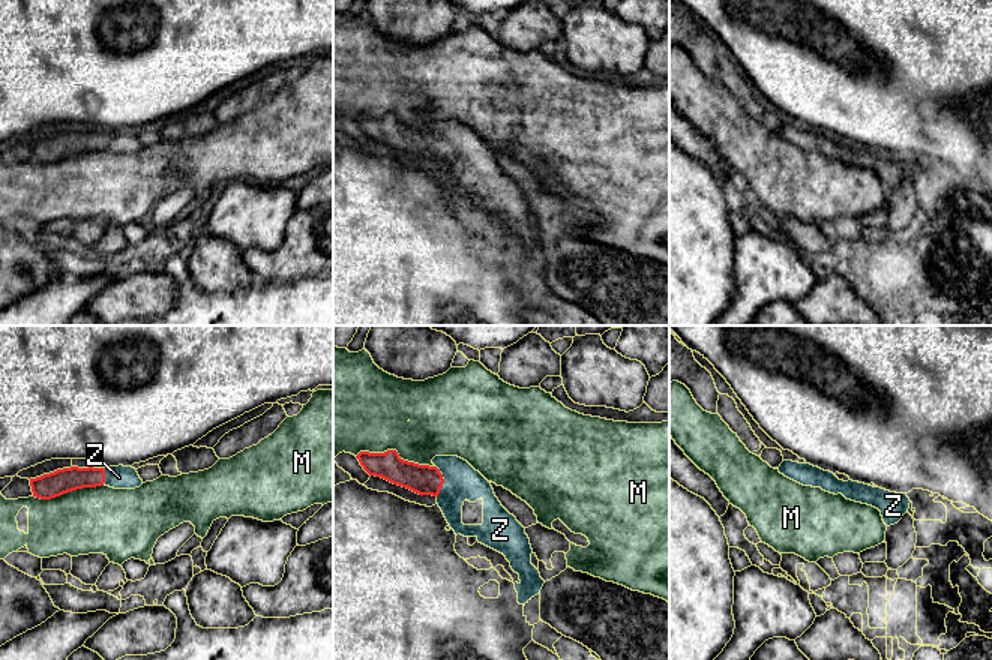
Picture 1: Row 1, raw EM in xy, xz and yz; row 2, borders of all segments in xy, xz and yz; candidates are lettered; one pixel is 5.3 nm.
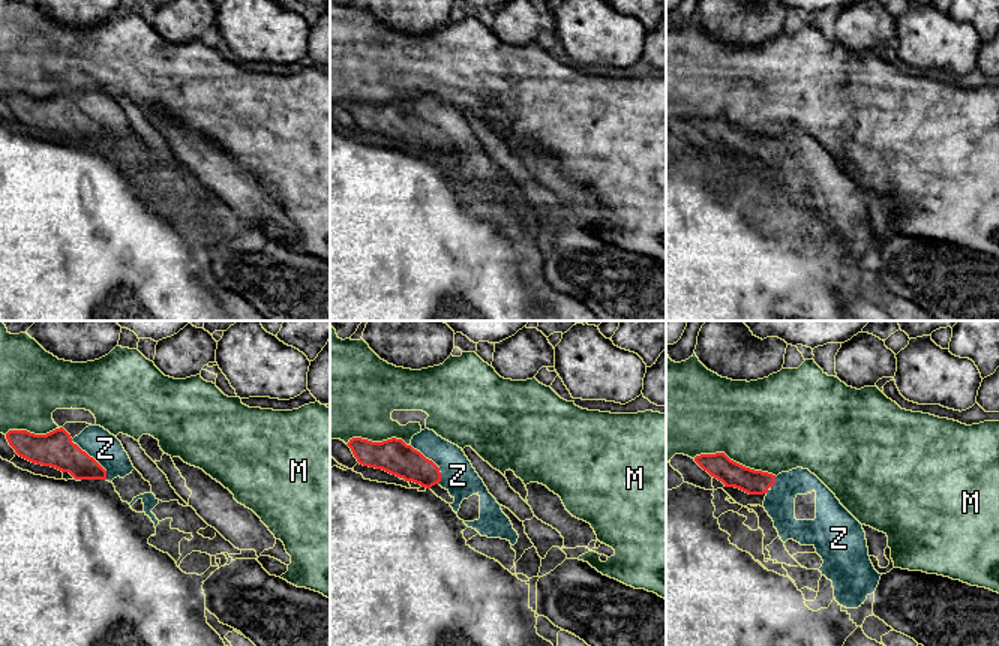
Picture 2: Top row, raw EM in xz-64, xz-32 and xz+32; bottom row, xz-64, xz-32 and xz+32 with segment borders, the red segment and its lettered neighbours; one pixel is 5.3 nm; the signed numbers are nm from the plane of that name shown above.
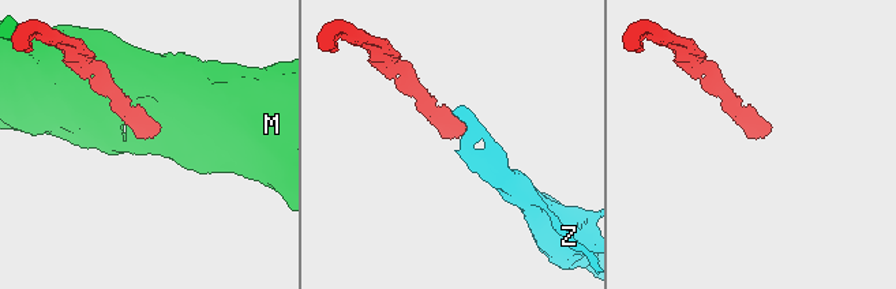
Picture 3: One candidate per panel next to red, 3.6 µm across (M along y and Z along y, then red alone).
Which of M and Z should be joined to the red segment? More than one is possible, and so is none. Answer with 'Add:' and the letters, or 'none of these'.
Add: Z

